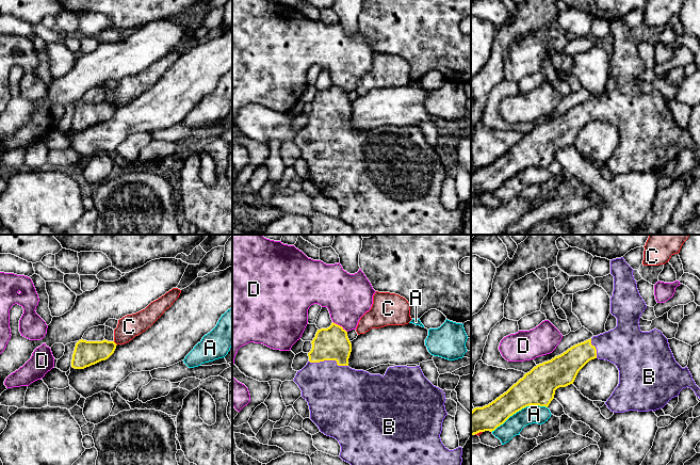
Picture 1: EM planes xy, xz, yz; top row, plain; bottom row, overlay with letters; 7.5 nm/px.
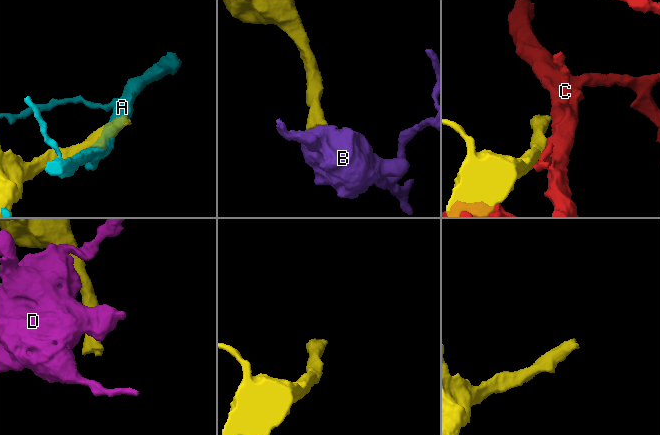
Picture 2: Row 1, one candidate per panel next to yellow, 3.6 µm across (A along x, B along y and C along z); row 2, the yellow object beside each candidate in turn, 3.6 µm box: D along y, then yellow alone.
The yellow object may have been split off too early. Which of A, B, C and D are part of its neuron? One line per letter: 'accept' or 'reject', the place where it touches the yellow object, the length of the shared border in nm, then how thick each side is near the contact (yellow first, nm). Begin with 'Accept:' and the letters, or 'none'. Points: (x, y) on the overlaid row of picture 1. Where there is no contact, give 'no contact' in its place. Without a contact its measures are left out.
Accept: B
A: reject; meets yellow in yz at (519, 410); contact 460 nm long; 280 nm thick on the yellow side, 140 nm on the other
B: accept; meets yellow in xz at (329, 359); contact 300 nm long; 260 nm thick on the yellow side, 420 nm on the other
C: reject; meets yellow in xy at (115, 343); contact 40 nm long; 190 nm thick on the yellow side, 170 nm on the other
D: reject; meets yellow in xz at (339, 325); contact 140 nm long; 260 nm thick on the yellow side, 360 nm on the other

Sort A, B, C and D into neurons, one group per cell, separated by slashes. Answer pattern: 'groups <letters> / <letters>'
groups A / B / C / D

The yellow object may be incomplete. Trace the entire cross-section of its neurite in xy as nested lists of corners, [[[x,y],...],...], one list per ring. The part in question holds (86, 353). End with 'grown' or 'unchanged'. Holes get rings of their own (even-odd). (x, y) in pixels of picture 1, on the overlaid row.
[[[79,340],[76,343],[71,359],[71,367],[75,369],[84,369],[101,360],[108,359],[115,351],[114,341],[86,341]]] | unchanged

